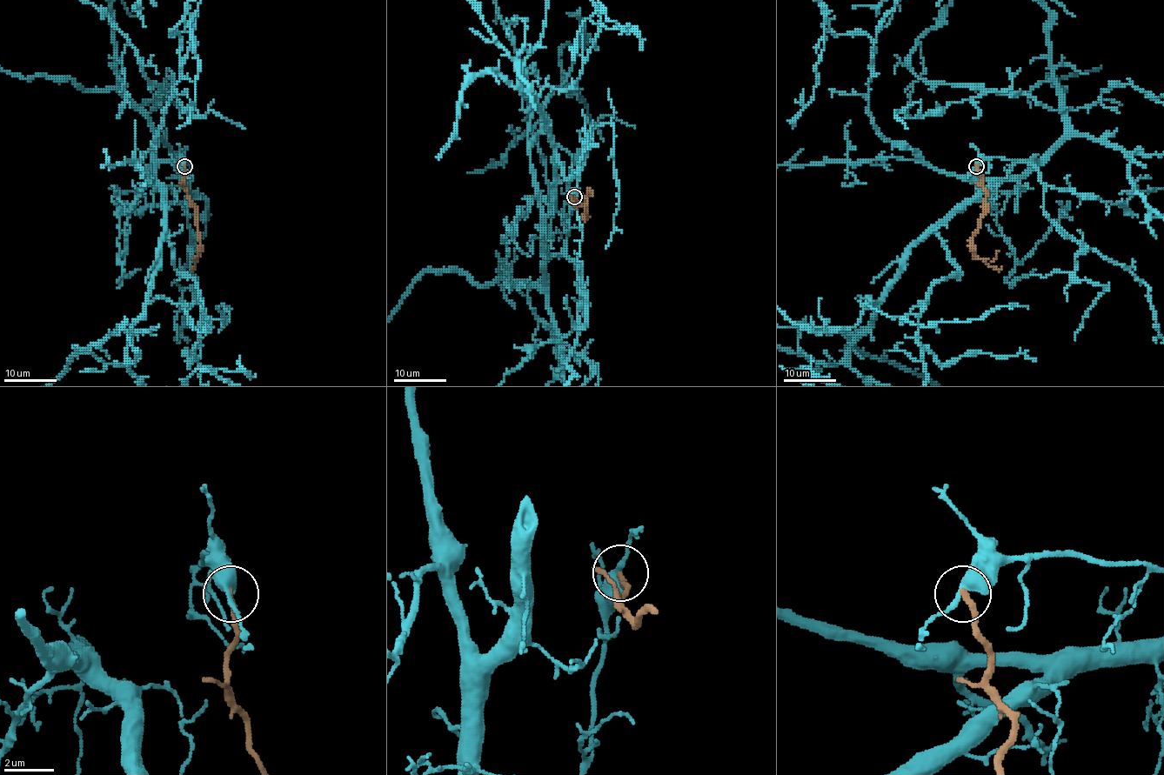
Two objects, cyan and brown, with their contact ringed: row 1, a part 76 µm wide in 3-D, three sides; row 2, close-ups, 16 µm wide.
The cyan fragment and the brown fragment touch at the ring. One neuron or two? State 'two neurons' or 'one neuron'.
two neurons

